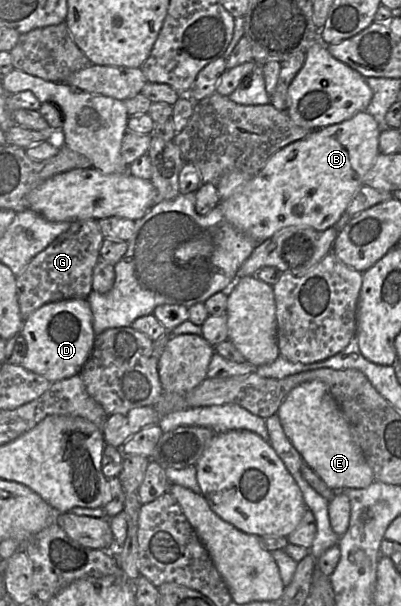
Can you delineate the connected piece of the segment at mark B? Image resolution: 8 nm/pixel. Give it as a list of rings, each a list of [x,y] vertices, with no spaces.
[[[361,111],[355,114],[350,119],[347,119],[341,123],[333,124],[321,129],[315,129],[306,137],[301,140],[297,140],[273,154],[267,161],[266,165],[254,176],[251,177],[243,186],[238,188],[230,197],[224,200],[220,200],[219,207],[225,217],[225,219],[238,231],[248,235],[254,239],[257,243],[261,243],[278,231],[287,227],[299,227],[299,228],[311,228],[318,231],[326,230],[333,227],[343,213],[346,211],[348,205],[364,185],[364,177],[375,163],[379,151],[379,136],[381,131],[379,126],[372,115],[366,111]]]

